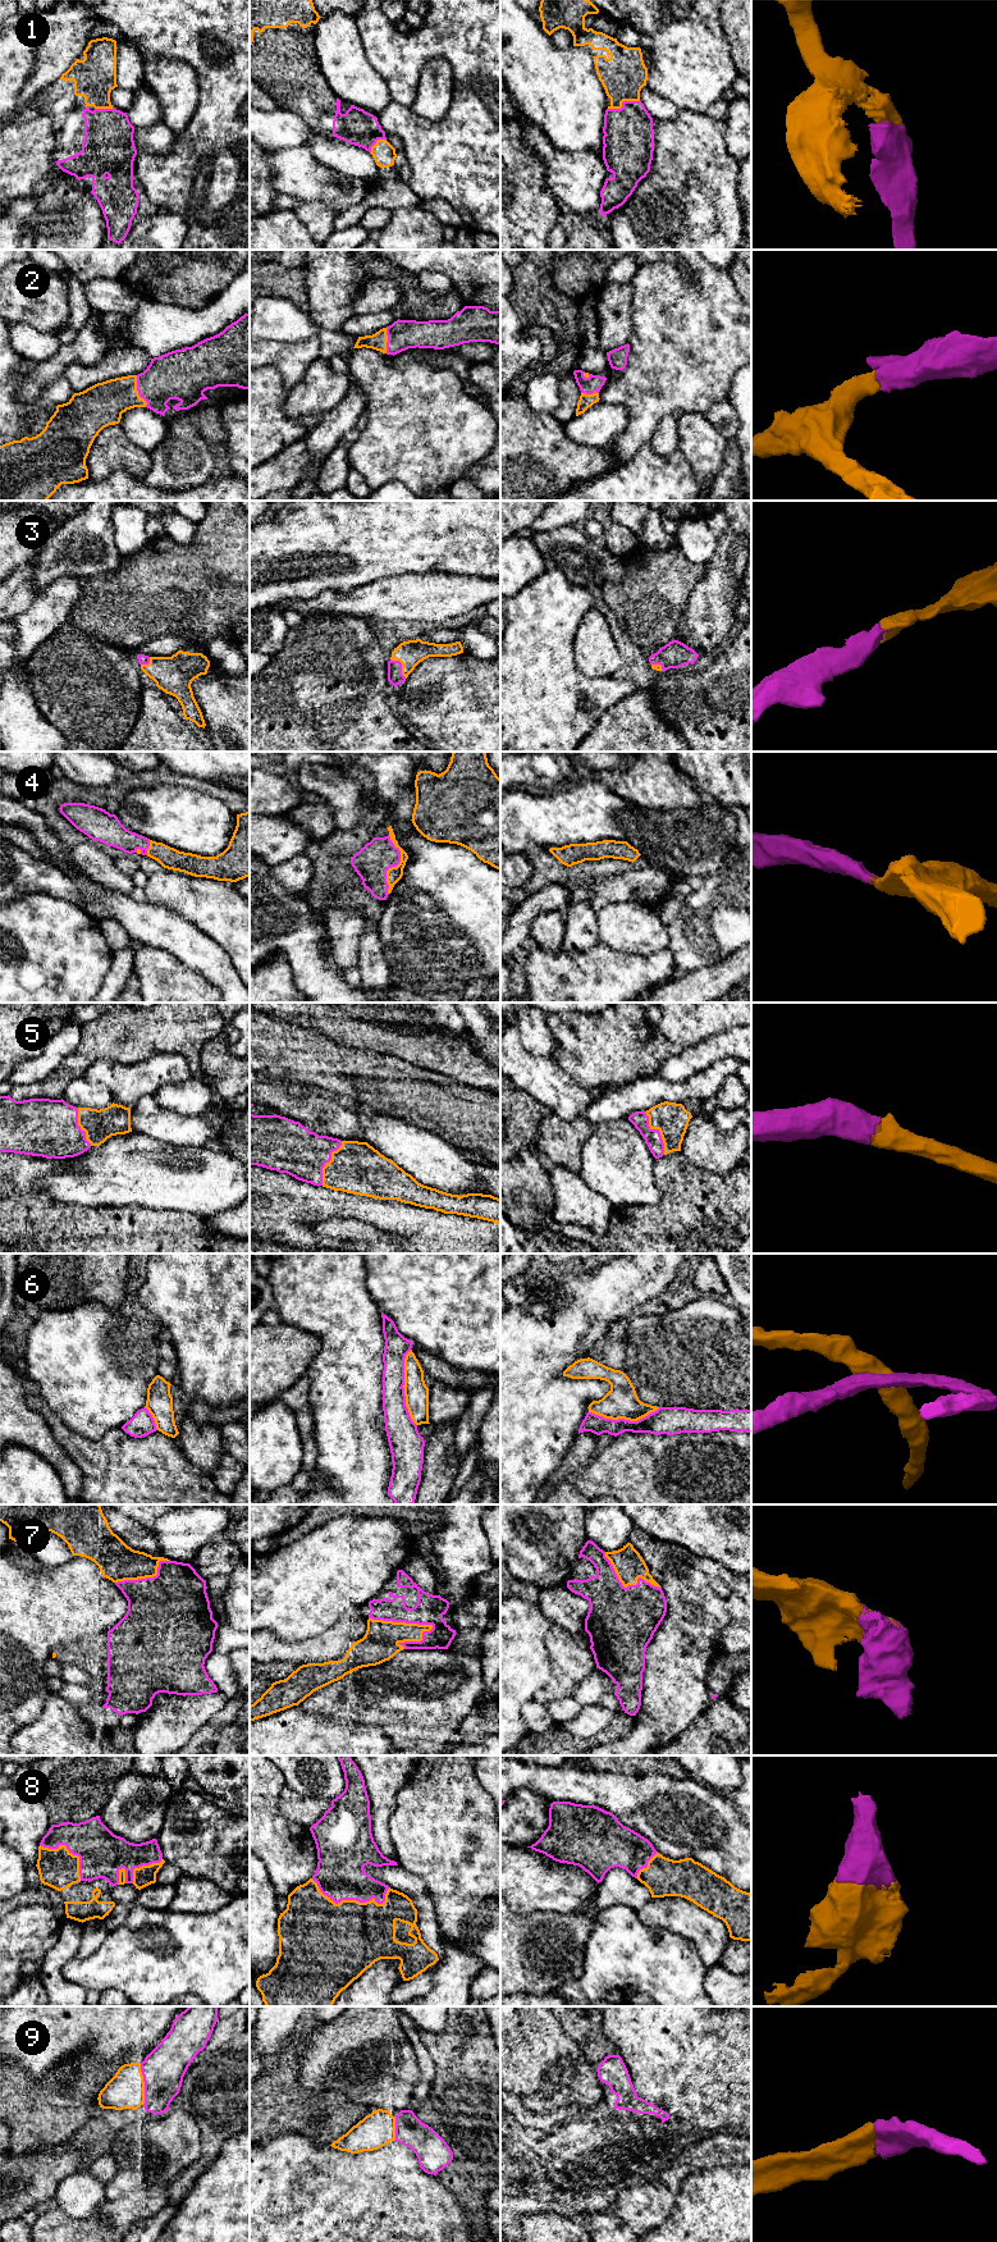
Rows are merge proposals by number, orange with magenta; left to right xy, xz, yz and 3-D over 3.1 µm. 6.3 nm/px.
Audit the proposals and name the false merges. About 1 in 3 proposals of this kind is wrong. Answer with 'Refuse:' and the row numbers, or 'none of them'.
Refuse: 6

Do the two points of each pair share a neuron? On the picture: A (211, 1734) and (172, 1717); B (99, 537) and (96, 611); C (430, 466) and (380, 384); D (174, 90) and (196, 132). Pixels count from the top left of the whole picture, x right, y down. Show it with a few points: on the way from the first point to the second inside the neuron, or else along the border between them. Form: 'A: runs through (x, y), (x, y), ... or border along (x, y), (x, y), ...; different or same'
A: border along (222, 1709), (206, 1721), (188, 1741); different
B: border along (122, 556), (114, 569), (82, 578); different
C: runs through (428, 446), (422, 432), (396, 405); same
D: border along (197, 90), (197, 108), (186, 127), (175, 135); different

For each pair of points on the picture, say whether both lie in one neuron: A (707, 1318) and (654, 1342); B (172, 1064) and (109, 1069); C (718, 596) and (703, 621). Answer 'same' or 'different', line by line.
A: same
B: same
C: same

